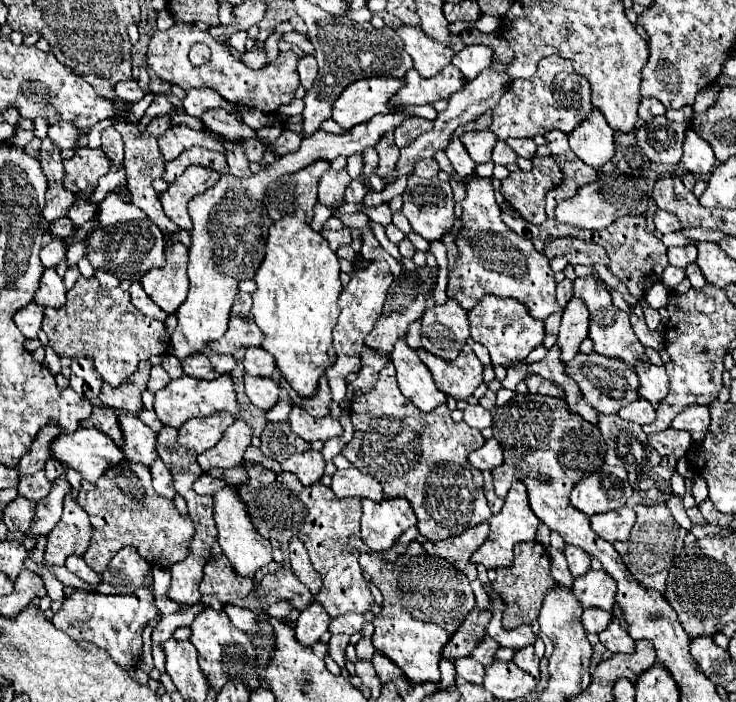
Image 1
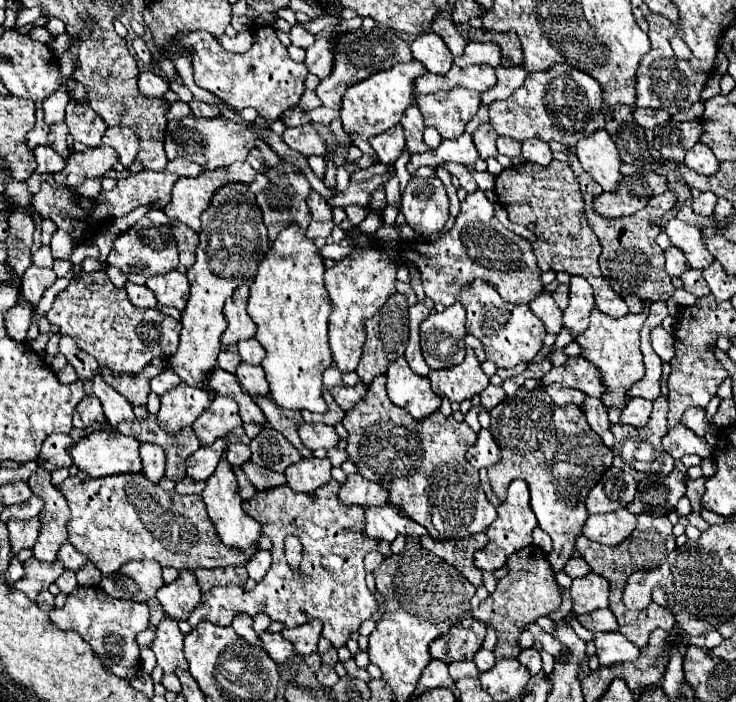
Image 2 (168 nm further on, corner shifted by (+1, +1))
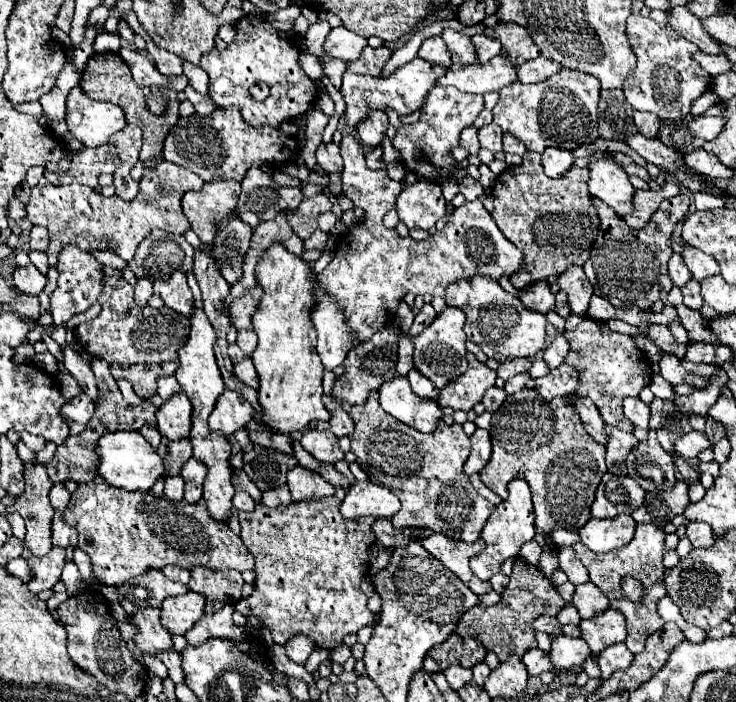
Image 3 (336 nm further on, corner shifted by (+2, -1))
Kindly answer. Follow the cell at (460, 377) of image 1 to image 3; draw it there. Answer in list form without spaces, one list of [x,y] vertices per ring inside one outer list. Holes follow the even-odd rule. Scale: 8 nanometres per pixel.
[[[467,353],[467,361],[469,369],[463,375],[459,375],[459,379],[449,381],[441,389],[437,397],[437,403],[441,407],[469,411],[483,399],[485,391],[495,385],[497,379],[495,371],[491,371],[485,363],[479,363],[473,353]]]

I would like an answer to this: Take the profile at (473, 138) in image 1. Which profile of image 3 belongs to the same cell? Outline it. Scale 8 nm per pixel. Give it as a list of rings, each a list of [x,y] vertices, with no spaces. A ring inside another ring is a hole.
[[[495,123],[485,125],[485,127],[479,129],[479,143],[481,143],[481,147],[489,149],[491,153],[503,151],[503,149],[501,149],[501,137],[503,137],[503,131],[501,131],[501,127],[497,127]]]

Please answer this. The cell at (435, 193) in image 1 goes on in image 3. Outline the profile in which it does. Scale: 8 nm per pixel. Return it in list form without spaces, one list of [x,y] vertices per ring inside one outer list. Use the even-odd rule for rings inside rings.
[[[417,181],[403,187],[397,197],[399,219],[409,227],[433,231],[439,219],[445,217],[445,199],[441,187],[429,181]]]

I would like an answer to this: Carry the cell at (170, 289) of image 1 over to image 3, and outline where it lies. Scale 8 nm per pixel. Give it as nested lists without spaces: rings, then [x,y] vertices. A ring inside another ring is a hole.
[[[173,271],[173,275],[169,279],[155,281],[153,287],[155,287],[155,295],[159,295],[169,309],[177,311],[179,315],[191,315],[193,295],[187,285],[185,273]]]

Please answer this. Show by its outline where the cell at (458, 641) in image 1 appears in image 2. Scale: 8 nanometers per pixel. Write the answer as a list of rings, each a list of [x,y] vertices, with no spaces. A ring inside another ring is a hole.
[[[466,617],[460,623],[456,623],[448,633],[436,637],[430,643],[430,655],[432,659],[438,659],[442,663],[472,659],[474,653],[482,647],[484,635],[486,625],[482,621]]]

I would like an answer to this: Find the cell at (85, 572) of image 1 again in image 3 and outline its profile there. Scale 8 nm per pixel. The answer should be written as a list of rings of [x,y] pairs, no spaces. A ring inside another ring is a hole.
[[[59,509],[53,519],[53,545],[63,547],[63,549],[77,547],[77,531],[73,527],[69,527],[67,523],[63,523]]]

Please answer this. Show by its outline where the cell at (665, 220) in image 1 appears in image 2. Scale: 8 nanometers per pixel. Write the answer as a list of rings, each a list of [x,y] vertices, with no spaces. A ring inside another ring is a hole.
[[[670,219],[664,231],[670,237],[672,245],[686,255],[692,269],[706,269],[714,261],[714,257],[708,253],[708,249],[702,243],[698,227],[688,225],[680,219]]]

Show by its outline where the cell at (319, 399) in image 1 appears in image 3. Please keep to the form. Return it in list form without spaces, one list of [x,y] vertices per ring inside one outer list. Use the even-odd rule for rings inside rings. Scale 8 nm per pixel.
[[[325,397],[325,407],[331,413],[331,419],[327,423],[327,429],[337,435],[337,437],[345,437],[345,435],[353,435],[353,419],[349,417],[349,413],[341,407],[341,403],[337,403],[331,397]]]

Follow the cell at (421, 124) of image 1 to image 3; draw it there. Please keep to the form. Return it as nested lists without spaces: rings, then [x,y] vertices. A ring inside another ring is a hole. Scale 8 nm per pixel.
[[[465,177],[461,181],[461,193],[467,197],[467,201],[473,201],[473,199],[479,199],[479,195],[483,193],[483,187],[473,177]]]

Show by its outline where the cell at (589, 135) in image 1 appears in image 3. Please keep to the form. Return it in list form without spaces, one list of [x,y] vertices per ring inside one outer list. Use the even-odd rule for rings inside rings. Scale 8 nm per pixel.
[[[613,155],[591,161],[587,169],[591,173],[589,193],[613,207],[617,215],[629,213],[635,189],[629,183],[629,175],[621,165],[617,165]]]

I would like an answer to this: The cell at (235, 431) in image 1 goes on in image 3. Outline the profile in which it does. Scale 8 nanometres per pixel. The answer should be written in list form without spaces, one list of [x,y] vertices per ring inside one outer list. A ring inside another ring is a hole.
[[[189,459],[183,469],[181,469],[181,477],[185,479],[185,501],[189,503],[197,503],[203,495],[203,479],[207,475],[207,467],[205,463],[201,463],[199,459]]]

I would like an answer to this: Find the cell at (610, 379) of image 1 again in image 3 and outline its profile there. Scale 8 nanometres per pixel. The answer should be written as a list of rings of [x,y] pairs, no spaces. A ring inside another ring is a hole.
[[[561,363],[559,367],[551,369],[545,377],[535,379],[535,389],[543,399],[573,395],[577,389],[577,369],[569,367],[567,363]]]

